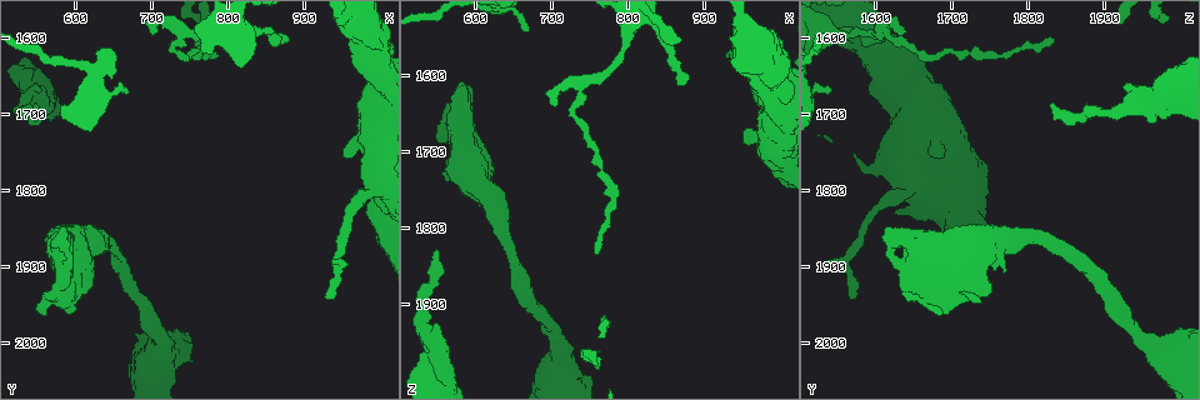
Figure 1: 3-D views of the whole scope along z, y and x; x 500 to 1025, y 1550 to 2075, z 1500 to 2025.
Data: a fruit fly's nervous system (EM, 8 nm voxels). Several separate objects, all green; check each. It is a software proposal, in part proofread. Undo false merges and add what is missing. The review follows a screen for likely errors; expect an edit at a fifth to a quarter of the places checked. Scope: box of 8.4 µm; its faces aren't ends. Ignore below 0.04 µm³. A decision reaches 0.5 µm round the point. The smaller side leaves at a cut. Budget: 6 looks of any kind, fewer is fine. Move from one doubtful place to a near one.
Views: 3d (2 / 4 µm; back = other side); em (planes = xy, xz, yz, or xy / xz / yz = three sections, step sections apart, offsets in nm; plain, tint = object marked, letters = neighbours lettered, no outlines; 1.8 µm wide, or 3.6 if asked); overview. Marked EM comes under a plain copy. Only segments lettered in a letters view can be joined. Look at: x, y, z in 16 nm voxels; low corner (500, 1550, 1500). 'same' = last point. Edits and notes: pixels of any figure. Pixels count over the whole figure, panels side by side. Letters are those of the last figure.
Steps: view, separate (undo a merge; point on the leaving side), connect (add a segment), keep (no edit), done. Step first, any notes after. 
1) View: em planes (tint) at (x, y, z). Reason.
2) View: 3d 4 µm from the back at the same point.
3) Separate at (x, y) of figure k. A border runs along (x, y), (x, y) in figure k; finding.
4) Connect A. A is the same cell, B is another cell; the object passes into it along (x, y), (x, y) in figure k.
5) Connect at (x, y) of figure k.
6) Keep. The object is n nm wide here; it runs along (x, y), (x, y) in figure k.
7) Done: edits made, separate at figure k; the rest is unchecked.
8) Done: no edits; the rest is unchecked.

View: 3d 4 µm at (545, 1690, 1830). Branch stops here.

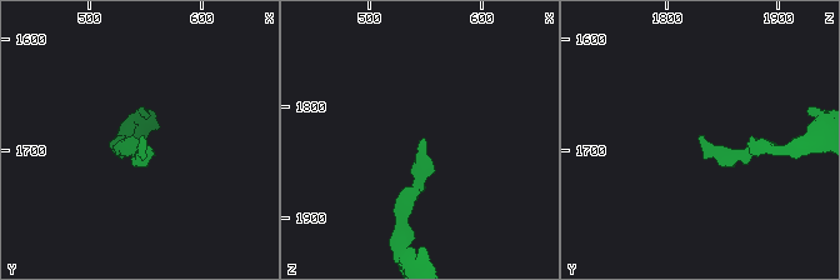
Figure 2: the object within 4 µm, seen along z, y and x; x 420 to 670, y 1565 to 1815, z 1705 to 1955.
View: em xy step 16 (tint) at (548, 1688, 1828).

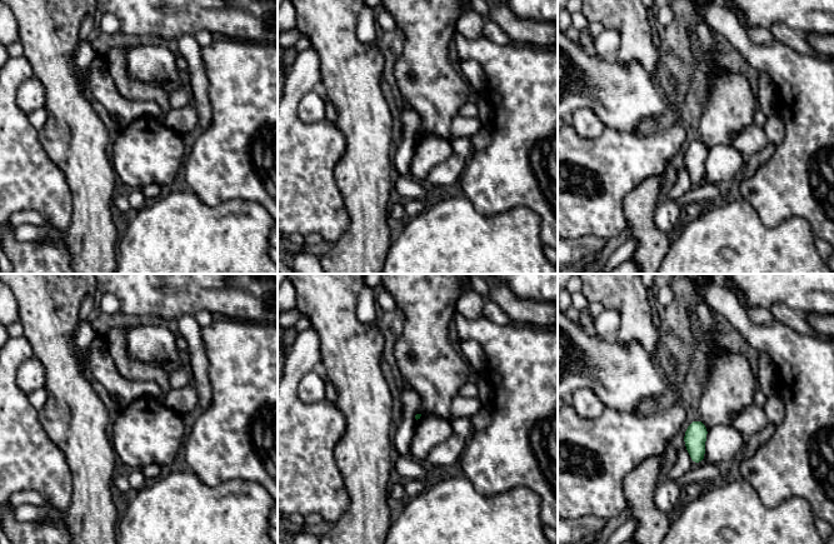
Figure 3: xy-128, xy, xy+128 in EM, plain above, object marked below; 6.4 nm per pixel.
View: em planes (letters) at the same point. Cut it another way.

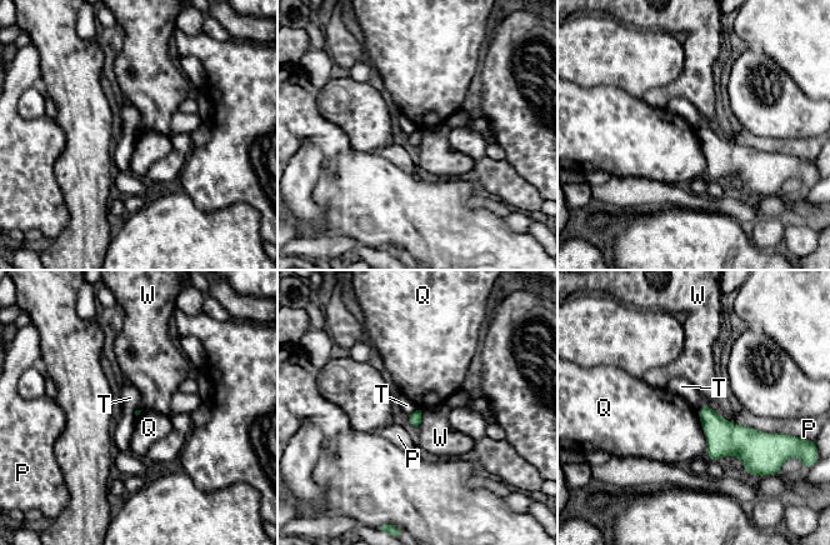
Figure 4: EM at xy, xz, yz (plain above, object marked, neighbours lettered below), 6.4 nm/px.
Keep. The longest contact is with P, 340 nm; P, Q, T and W are other cells; a border runs along (418, 409), (409, 415) in figure 4; no lettered segment goes on from it.

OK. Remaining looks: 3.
View: 3d 4 µm at (705, 1595, 1635). An open end.

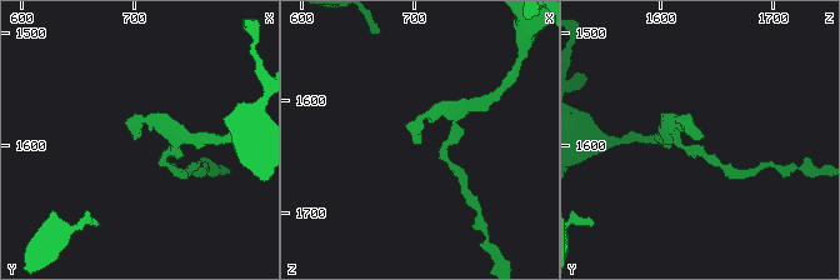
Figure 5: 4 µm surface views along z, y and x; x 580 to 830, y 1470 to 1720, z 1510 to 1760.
View: em planes (letters) at (704, 1592, 1638). Shape alone is not enough.

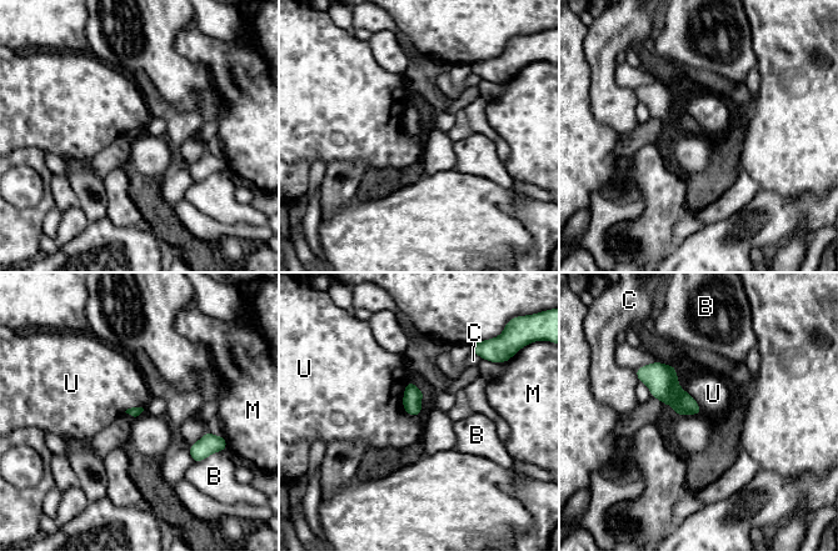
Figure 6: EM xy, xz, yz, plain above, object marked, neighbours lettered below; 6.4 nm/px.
Keep. B, C, M and U are other cells; a border runs along (673, 365), (678, 384), (703, 412) in figure 6; no lettered segment goes on from it.

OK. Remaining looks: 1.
Done: no edits; the rest is unchecked.

